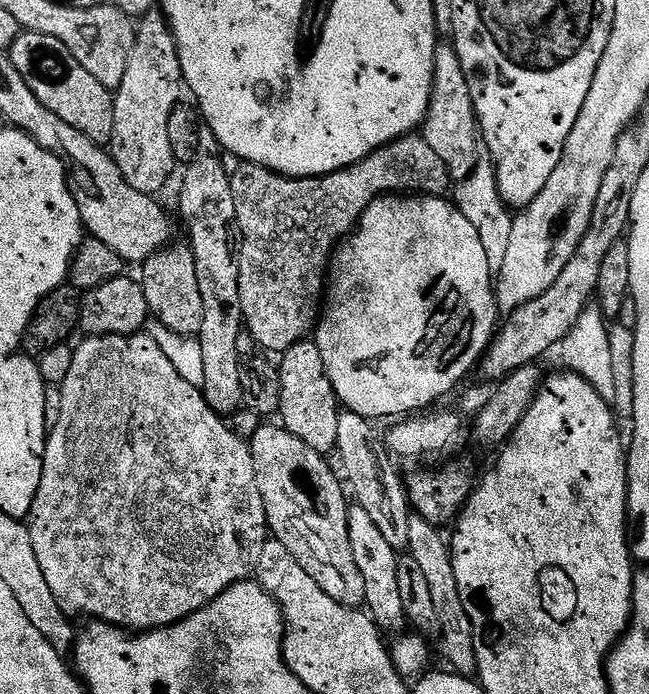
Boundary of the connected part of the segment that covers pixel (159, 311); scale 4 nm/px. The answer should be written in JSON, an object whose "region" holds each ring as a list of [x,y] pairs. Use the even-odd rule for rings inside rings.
{"region":[[[169,243],[161,252],[155,252],[142,265],[142,283],[149,313],[174,334],[196,338],[202,330],[202,295],[198,288],[195,256],[187,243]]]}

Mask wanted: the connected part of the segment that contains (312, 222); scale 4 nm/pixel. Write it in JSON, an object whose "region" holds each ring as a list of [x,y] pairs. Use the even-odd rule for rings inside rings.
{"region":[[[409,134],[374,150],[357,164],[325,176],[281,176],[257,164],[247,162],[231,173],[236,224],[242,237],[241,277],[238,291],[247,331],[268,352],[283,354],[298,342],[309,339],[320,319],[322,297],[326,292],[328,265],[334,249],[360,223],[362,214],[381,196],[389,194],[423,194],[443,197],[450,188],[448,168],[430,150],[423,135]]]}

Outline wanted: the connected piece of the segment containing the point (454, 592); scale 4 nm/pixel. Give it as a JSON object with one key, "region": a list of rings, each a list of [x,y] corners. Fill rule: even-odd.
{"region":[[[412,514],[410,516],[410,540],[407,555],[414,558],[422,566],[426,574],[427,585],[430,586],[431,599],[440,616],[439,639],[444,639],[444,656],[449,660],[451,671],[469,678],[476,676],[476,647],[474,646],[474,630],[470,618],[466,614],[466,606],[462,606],[462,594],[458,594],[458,578],[454,578],[452,550],[446,536],[435,524],[426,522],[426,518]]]}

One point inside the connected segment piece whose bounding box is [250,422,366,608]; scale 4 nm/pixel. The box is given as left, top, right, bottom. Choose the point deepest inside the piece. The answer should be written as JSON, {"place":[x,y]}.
{"place":[306,509]}

